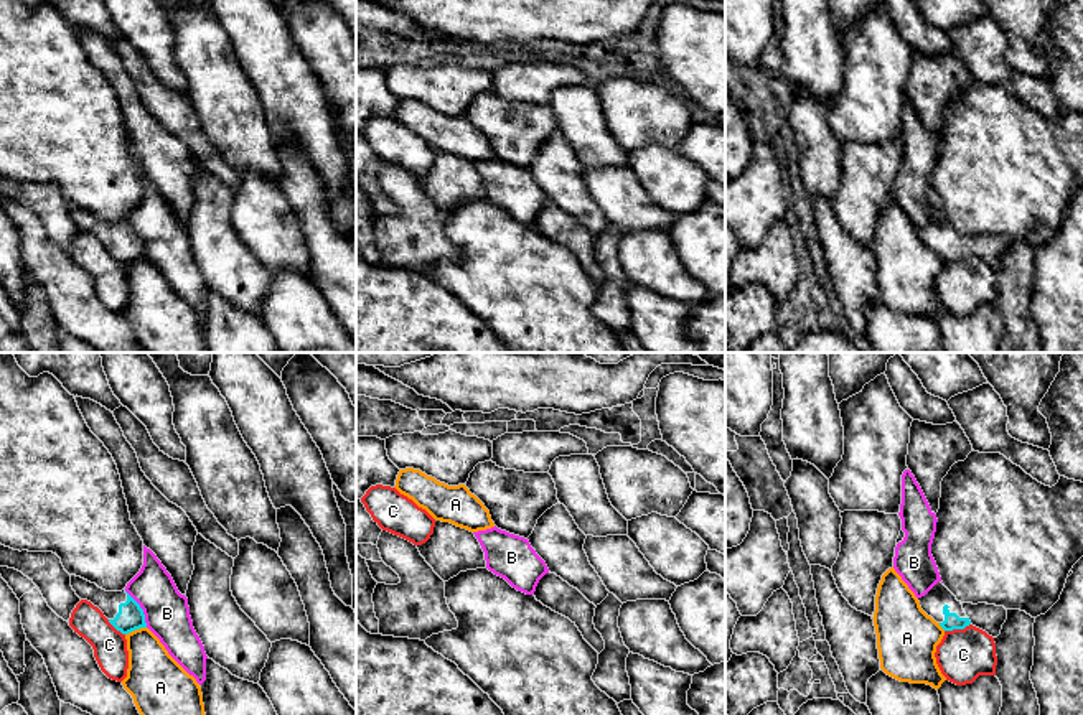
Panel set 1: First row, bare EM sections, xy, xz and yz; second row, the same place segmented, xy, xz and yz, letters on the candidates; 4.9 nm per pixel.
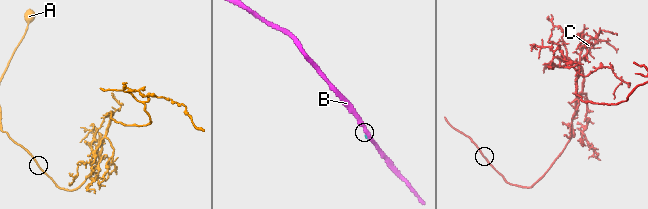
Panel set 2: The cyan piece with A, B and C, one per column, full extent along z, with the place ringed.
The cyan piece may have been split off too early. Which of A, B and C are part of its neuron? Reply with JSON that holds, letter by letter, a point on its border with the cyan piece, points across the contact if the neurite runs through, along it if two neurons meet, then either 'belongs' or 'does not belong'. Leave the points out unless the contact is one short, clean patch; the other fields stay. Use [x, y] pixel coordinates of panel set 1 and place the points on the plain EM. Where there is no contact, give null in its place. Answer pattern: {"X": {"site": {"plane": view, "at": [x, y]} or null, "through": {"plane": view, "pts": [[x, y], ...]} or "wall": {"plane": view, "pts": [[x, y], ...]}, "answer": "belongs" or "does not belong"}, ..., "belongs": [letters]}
{"A": {"site": {"plane": "xy", "at": [135, 259]}, "wall": {"plane": "xy", "pts": [[145, 257], [126, 266]]}, "answer": "does not belong"}, "B": {"site": {"plane": "xy", "at": [140, 239]}, "answer": "does not belong"}, "C": {"site": {"plane": "yz", "at": [956, 259]}, "wall": {"plane": "yz", "pts": [[970, 254], [963, 259], [945, 262]]}, "answer": "does not belong"}, "belongs": []}

